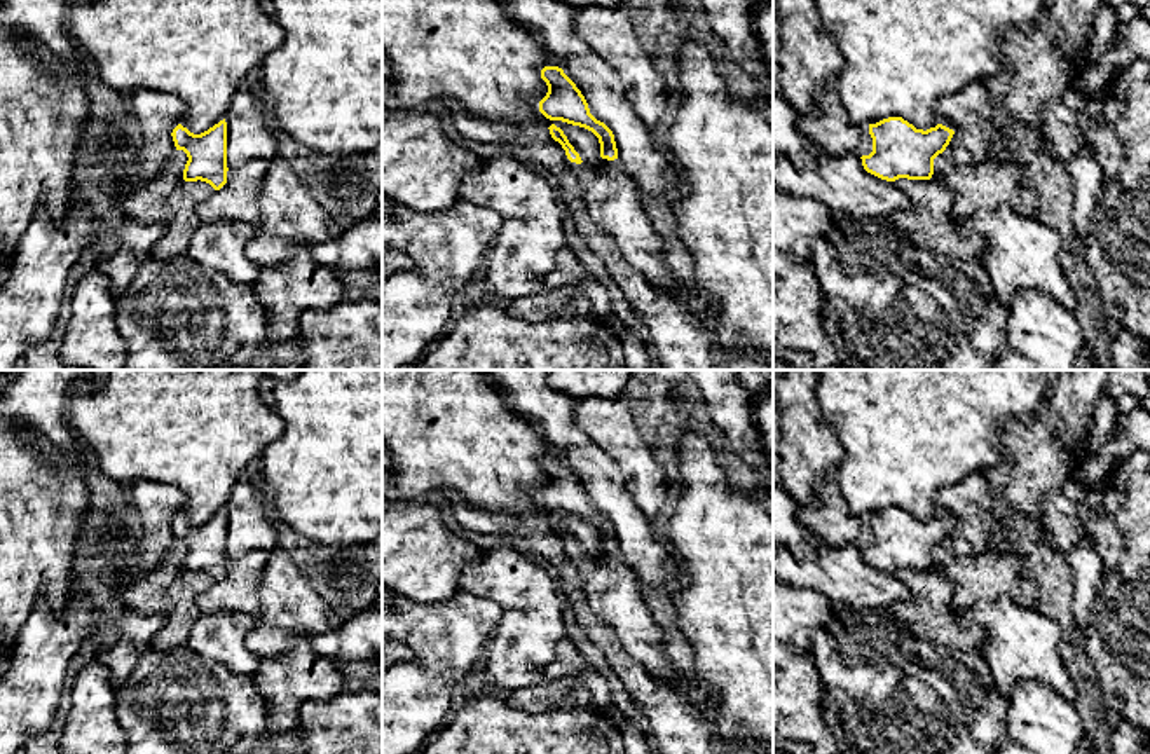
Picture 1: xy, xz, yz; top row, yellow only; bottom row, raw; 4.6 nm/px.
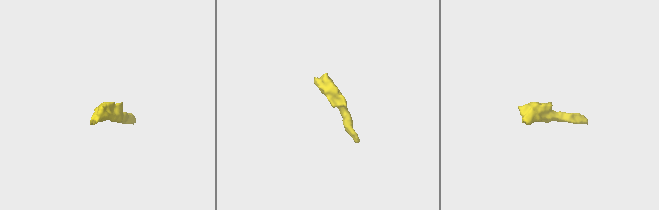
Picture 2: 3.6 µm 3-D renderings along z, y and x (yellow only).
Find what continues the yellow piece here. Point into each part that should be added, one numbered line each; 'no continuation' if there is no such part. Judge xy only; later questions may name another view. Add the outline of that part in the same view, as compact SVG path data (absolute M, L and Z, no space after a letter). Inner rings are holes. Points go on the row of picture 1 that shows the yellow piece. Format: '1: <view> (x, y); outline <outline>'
no continuation

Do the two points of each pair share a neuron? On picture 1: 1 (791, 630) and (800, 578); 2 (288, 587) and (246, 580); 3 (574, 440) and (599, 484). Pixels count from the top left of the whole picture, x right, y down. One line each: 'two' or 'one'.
1: two
2: two
3: one

